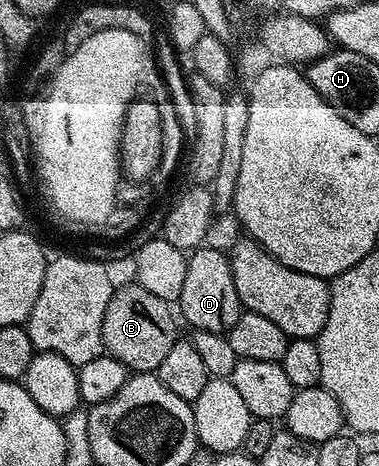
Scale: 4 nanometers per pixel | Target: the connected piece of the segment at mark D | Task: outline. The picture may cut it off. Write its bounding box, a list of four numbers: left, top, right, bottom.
[178,244,242,333]

